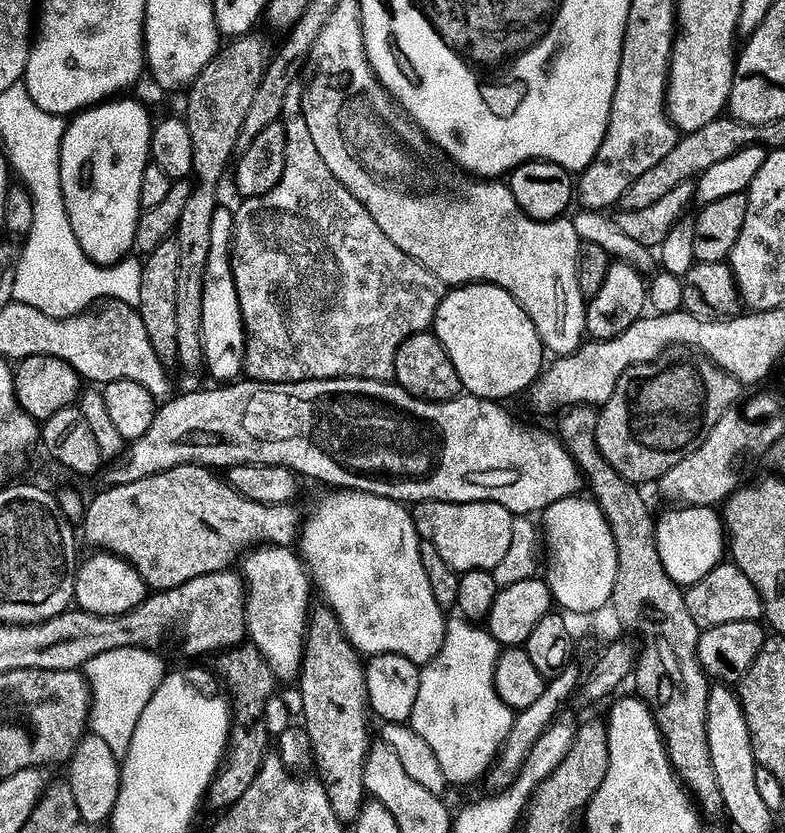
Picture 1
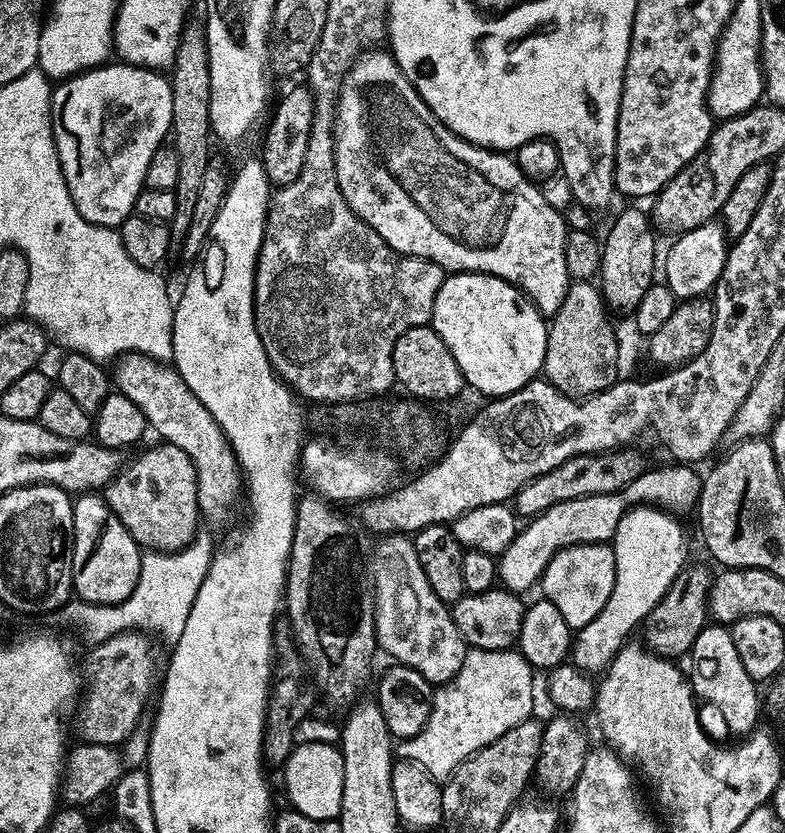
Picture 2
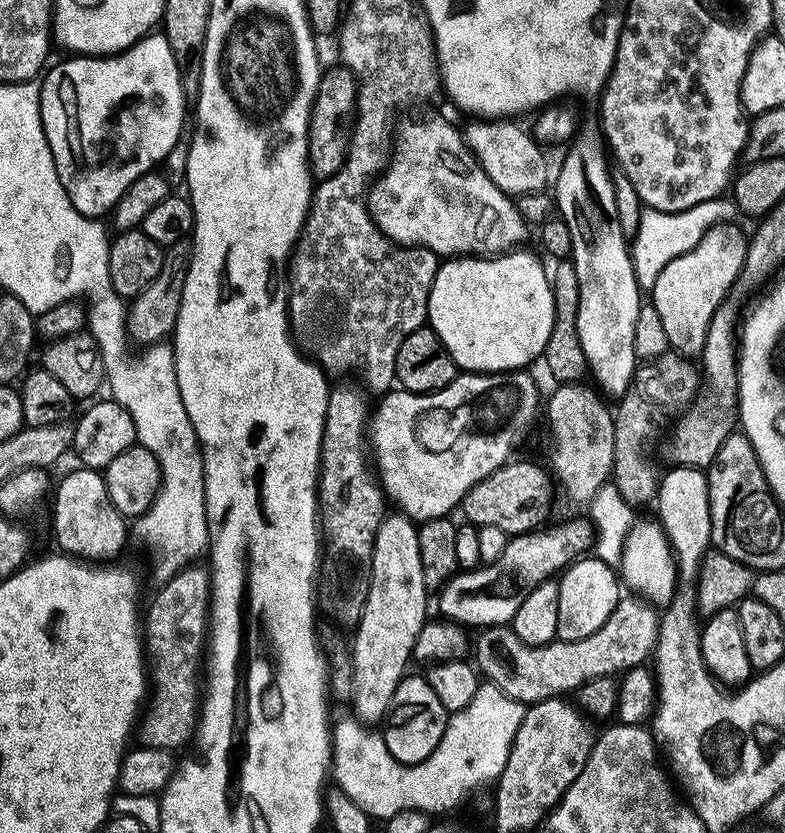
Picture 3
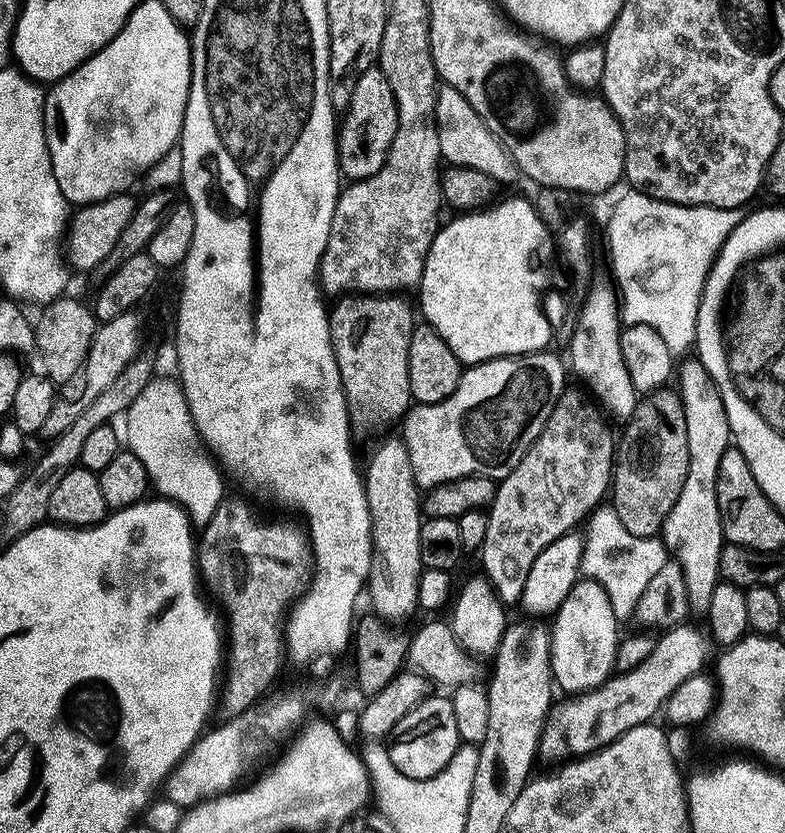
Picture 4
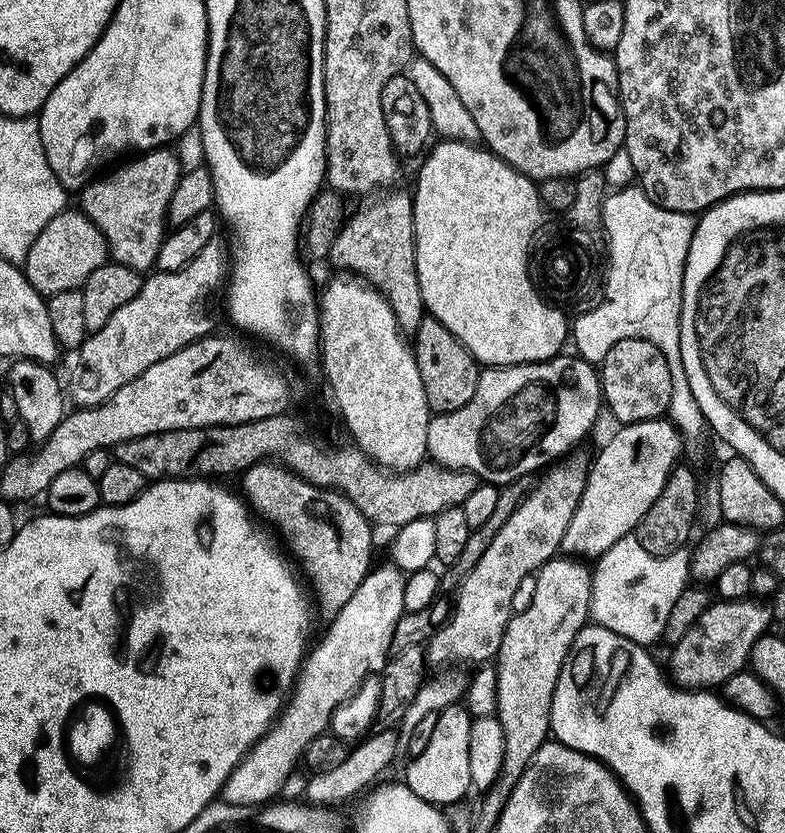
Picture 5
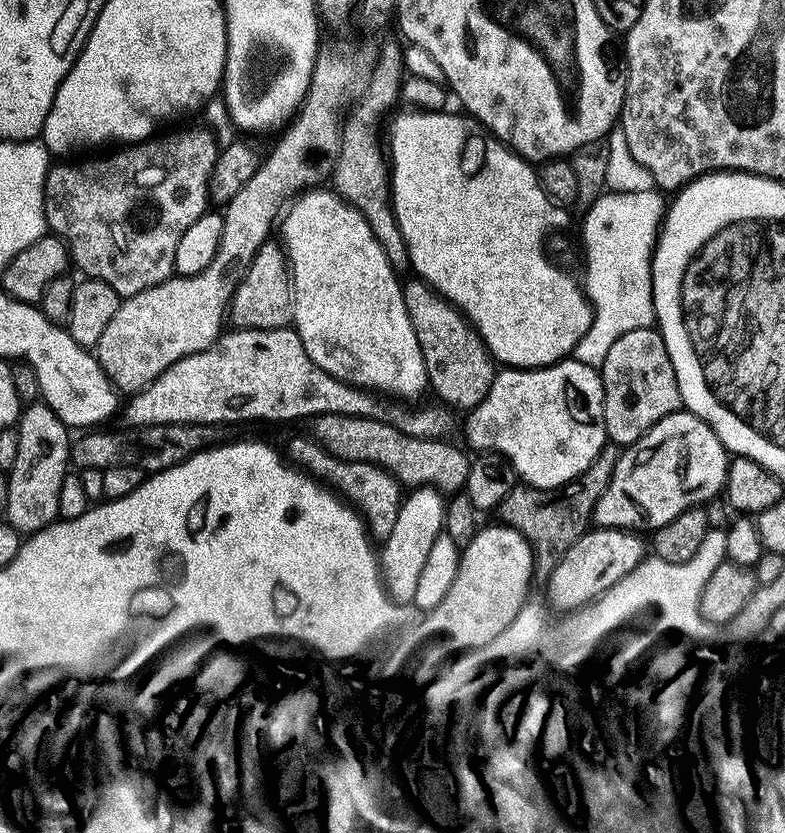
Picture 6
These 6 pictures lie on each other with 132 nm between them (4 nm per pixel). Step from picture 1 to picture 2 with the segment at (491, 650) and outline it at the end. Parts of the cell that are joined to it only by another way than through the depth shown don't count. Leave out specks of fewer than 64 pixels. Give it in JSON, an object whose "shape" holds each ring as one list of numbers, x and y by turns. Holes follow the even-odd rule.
{"shape":[[471,649,458,676,433,695,430,722,422,734,399,743,397,757,418,765,438,782,447,781,465,761,533,717,534,675,535,669,517,651]]}

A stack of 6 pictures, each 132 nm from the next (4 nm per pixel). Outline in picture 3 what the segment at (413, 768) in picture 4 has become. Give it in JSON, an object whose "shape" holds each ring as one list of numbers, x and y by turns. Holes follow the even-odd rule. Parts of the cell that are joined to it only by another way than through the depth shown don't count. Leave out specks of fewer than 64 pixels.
{"shape":[[423,675,405,676,398,686,398,694,394,694,392,708,382,728,382,735,390,754,402,764,420,764,426,762,438,750,439,743,446,734,450,713,438,699,438,694,428,685]]}

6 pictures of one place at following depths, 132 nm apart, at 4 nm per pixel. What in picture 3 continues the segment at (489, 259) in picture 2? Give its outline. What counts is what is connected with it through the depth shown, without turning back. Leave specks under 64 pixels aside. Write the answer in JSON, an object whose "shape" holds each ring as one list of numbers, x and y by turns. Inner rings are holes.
{"shape":[[428,116,425,120,404,120,395,125,394,128,394,147,390,152,390,159,386,167,380,173,378,179,371,185,366,197,368,201,368,213,372,216,372,221,382,230,382,234,387,236,395,244,406,248,425,248,434,255,441,258,495,258,507,253,517,251,528,240,528,224,524,221,522,213,516,209,517,201,513,197,504,193,490,177,483,171,473,156,471,149,465,140,465,133,448,120,443,120,440,116]]}

